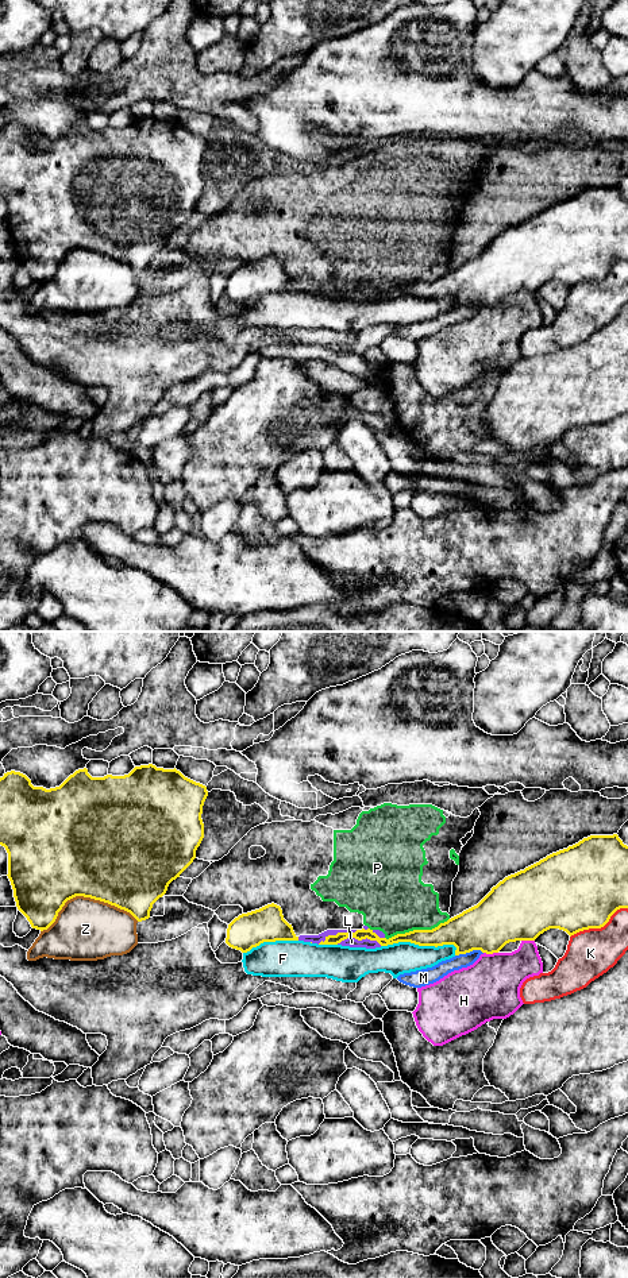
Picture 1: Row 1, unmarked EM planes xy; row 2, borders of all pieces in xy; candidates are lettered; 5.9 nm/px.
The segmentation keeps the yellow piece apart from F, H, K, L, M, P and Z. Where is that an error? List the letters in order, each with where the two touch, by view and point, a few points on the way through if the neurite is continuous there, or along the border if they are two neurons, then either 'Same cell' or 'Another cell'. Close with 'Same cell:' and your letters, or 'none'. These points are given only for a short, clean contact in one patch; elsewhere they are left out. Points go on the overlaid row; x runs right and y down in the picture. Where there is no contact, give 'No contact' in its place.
F: Touches yellow at xy (419, 945). Another cell
H: Touches yellow at xy (490, 953). Another cell
K: Touches yellow at xy (598, 927). Another cell
L: Touches yellow at xy (359, 939). Another cell
M: Touches yellow at xy (469, 952). Another cell
P: Touches yellow at xy (416, 930). Another cell
Z: Touches yellow at xy (85, 896). Another cell
Same cell: none

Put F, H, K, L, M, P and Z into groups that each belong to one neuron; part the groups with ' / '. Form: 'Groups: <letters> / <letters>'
Groups: F / H / K / L P / M / Z

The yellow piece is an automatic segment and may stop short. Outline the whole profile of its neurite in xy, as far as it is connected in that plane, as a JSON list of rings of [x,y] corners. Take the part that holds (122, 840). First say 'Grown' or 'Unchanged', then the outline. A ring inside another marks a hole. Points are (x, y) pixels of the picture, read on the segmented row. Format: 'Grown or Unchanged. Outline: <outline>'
Unchanged. Outline: [[[153,764],[135,767],[128,775],[92,777],[78,769],[59,787],[34,787],[20,772],[0,777],[0,845],[8,853],[8,879],[18,910],[32,928],[47,930],[65,903],[76,896],[90,897],[130,912],[138,922],[150,918],[153,904],[169,884],[196,858],[204,838],[201,819],[208,796],[207,787],[185,777],[180,771]]]

